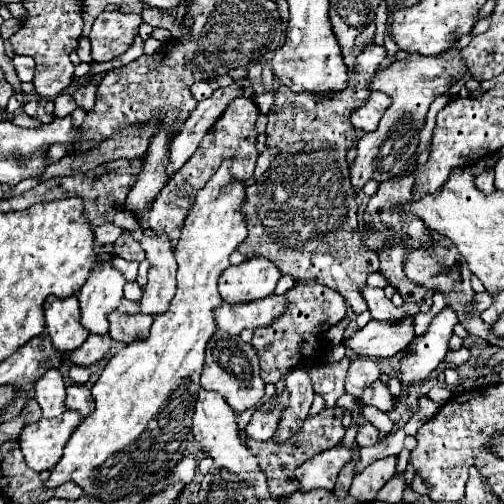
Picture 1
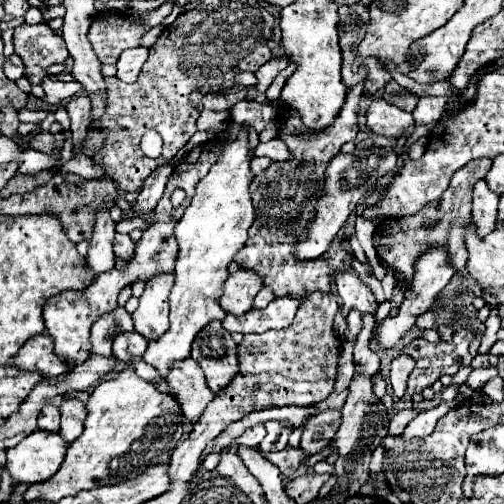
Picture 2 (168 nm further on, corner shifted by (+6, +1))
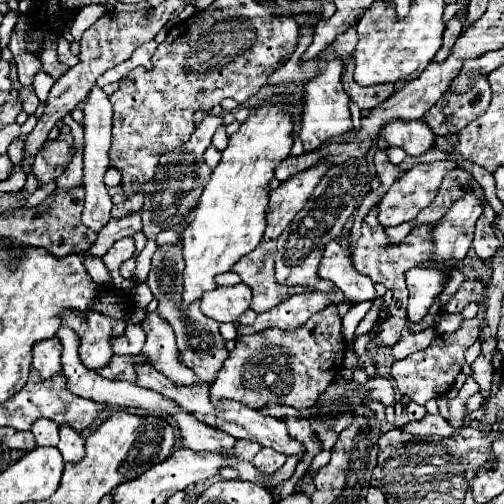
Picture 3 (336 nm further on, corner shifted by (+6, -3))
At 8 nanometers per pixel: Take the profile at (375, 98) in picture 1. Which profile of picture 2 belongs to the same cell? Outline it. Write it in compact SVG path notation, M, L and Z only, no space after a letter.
M372 98L366 114L366 124L374 134L388 138L410 138L414 132L414 116L386 102L384 98Z

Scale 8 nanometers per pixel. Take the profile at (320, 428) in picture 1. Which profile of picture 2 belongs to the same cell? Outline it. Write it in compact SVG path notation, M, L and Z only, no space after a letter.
M286 448L286 450L274 452L274 454L264 454L264 456L266 456L272 464L276 464L276 466L280 468L280 472L282 472L284 478L294 476L294 474L300 470L300 466L302 466L302 462L304 462L304 458L306 458L306 454L304 454L300 448Z

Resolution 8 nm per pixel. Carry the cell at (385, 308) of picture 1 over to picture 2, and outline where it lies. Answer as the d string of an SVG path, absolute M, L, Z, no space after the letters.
M336 270L334 272L336 288L342 298L342 314L348 316L350 310L358 310L362 314L376 312L378 304L374 300L372 290L360 280L354 270Z

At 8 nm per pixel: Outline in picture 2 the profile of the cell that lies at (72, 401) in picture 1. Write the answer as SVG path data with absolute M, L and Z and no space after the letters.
M64 398L62 406L62 422L60 422L60 436L72 444L84 430L84 418L86 418L86 408L80 400L76 398Z

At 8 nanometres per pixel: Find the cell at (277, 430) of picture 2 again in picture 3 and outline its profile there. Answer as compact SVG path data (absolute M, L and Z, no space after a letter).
M262 448L262 450L254 456L254 460L252 460L252 464L254 464L262 474L274 474L284 462L286 462L286 456L284 456L284 454L278 454L276 450L270 450L270 448Z

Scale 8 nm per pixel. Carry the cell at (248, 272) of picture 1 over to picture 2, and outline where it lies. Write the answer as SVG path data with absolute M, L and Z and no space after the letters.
M238 270L228 276L222 296L216 300L228 314L242 316L252 308L254 296L262 288L262 278L252 270Z

